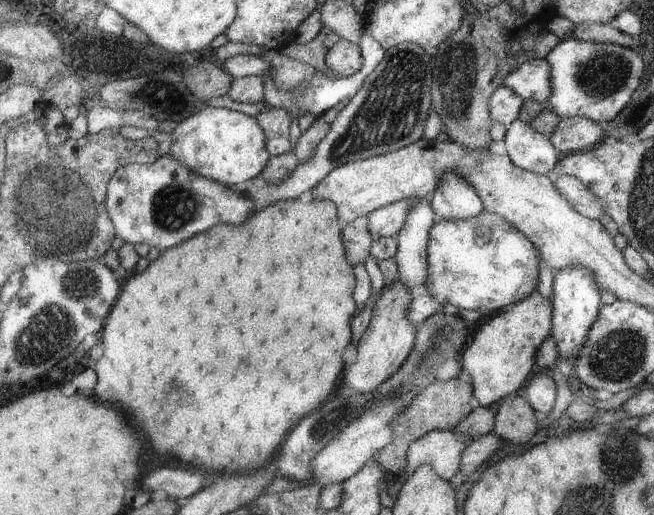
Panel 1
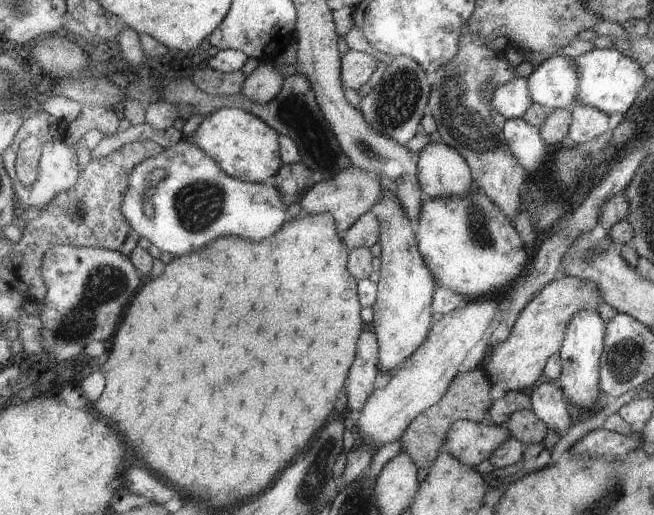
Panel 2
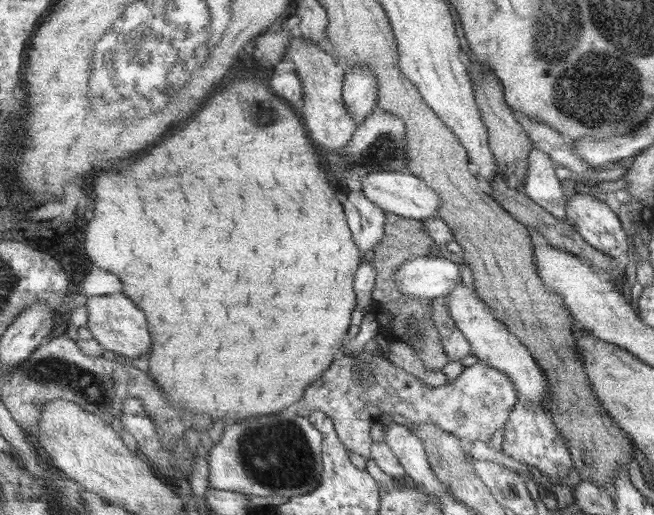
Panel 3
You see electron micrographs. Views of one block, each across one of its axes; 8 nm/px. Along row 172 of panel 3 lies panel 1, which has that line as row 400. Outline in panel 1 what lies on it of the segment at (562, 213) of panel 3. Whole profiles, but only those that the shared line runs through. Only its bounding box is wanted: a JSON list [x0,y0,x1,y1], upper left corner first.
[523,370,557,415]

